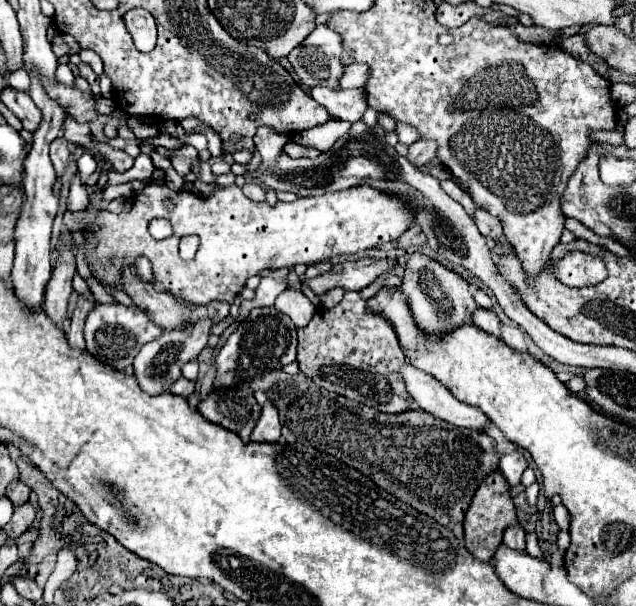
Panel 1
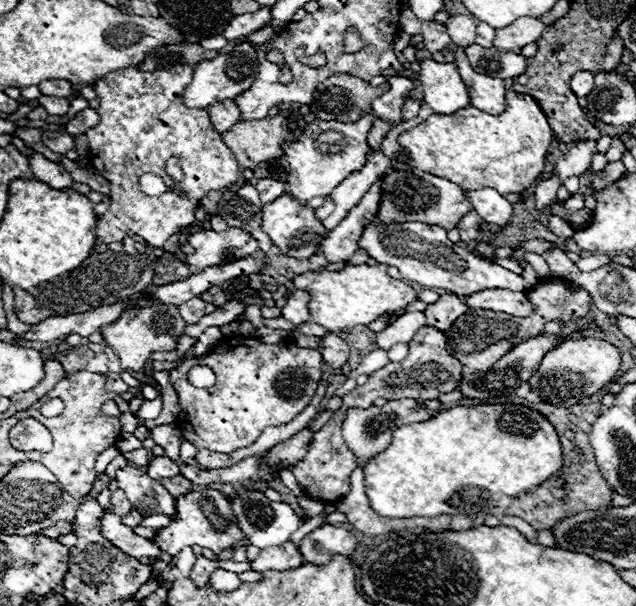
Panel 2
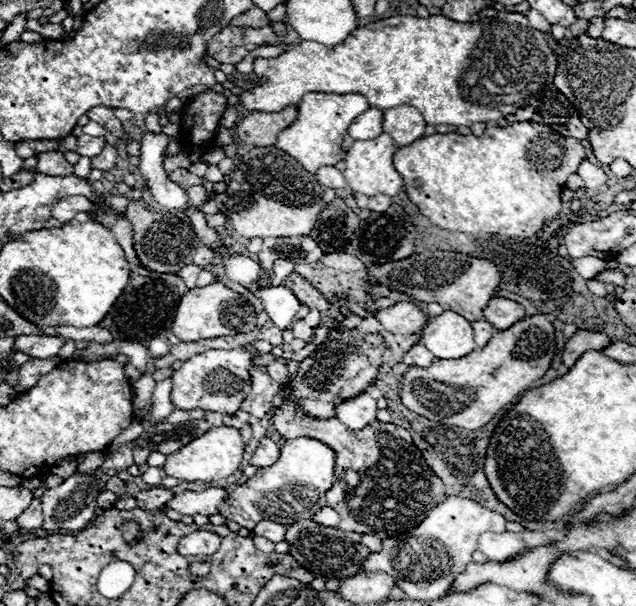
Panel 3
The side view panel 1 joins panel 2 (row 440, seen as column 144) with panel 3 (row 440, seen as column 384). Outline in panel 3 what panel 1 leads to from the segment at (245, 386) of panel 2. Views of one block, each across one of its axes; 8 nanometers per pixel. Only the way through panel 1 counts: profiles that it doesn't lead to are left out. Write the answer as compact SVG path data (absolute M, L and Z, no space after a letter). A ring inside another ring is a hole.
M220 426L192 440L188 446L180 448L176 454L170 454L162 468L166 476L172 476L184 482L212 482L212 480L222 480L230 476L232 472L236 472L242 462L242 456L244 456L244 442L240 432L230 426Z

